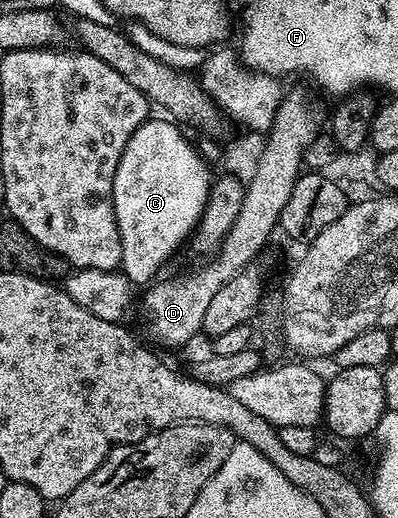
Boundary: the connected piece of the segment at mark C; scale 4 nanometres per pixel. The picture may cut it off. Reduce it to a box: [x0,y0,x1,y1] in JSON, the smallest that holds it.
[113,118,212,286]

